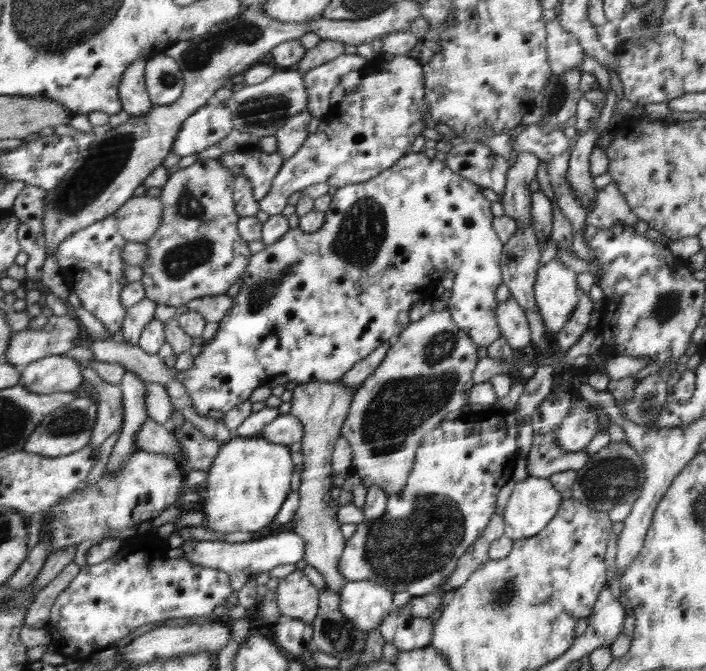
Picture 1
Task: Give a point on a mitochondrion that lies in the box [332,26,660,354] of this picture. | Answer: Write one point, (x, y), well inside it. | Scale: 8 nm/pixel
(558, 96)

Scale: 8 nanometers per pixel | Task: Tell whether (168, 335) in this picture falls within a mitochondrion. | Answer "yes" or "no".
no

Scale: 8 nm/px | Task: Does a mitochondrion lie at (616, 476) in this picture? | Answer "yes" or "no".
yes

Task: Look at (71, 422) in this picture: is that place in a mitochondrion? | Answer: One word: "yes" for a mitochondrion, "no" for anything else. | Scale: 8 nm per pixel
yes

